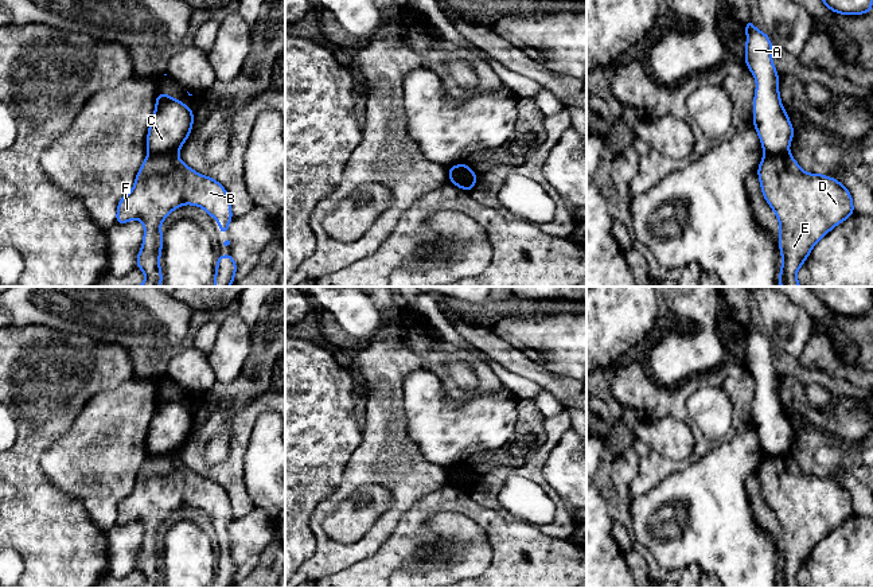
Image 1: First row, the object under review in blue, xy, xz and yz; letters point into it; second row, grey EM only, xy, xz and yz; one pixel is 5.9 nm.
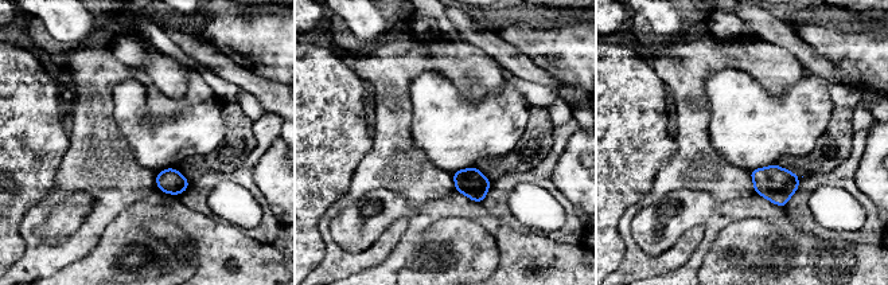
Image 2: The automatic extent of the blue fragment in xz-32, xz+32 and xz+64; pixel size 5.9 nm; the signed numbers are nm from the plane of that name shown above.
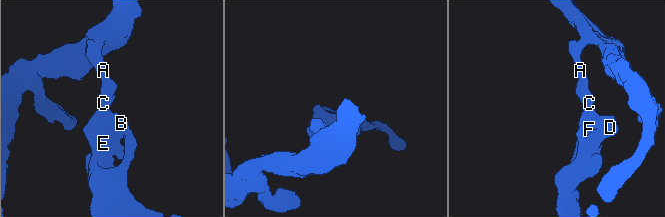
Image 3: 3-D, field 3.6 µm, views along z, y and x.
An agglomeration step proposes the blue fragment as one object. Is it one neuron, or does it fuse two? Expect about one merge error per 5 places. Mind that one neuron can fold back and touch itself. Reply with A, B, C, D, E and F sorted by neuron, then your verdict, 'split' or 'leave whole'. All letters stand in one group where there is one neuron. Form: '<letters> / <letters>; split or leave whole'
A C / B D E F; split

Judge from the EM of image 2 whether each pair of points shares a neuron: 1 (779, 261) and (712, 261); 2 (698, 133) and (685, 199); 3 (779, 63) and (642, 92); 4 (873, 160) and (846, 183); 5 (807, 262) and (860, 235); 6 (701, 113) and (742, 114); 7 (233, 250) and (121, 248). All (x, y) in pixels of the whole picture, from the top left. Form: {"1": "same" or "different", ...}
{"1": "same", "2": "different", "3": "different", "4": "different", "5": "different", "6": "different", "7": "same"}

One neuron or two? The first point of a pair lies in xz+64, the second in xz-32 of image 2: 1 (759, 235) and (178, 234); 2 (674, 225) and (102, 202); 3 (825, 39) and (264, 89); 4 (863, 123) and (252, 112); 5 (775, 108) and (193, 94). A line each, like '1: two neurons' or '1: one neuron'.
1: one neuron
2: two neurons
3: two neurons
4: one neuron
5: two neurons

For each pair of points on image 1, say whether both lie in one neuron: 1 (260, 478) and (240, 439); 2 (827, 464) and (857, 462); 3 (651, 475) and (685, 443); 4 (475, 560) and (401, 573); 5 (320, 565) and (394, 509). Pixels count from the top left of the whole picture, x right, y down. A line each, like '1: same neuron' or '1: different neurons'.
1: different neurons
2: same neuron
3: different neurons
4: same neuron
5: same neuron

